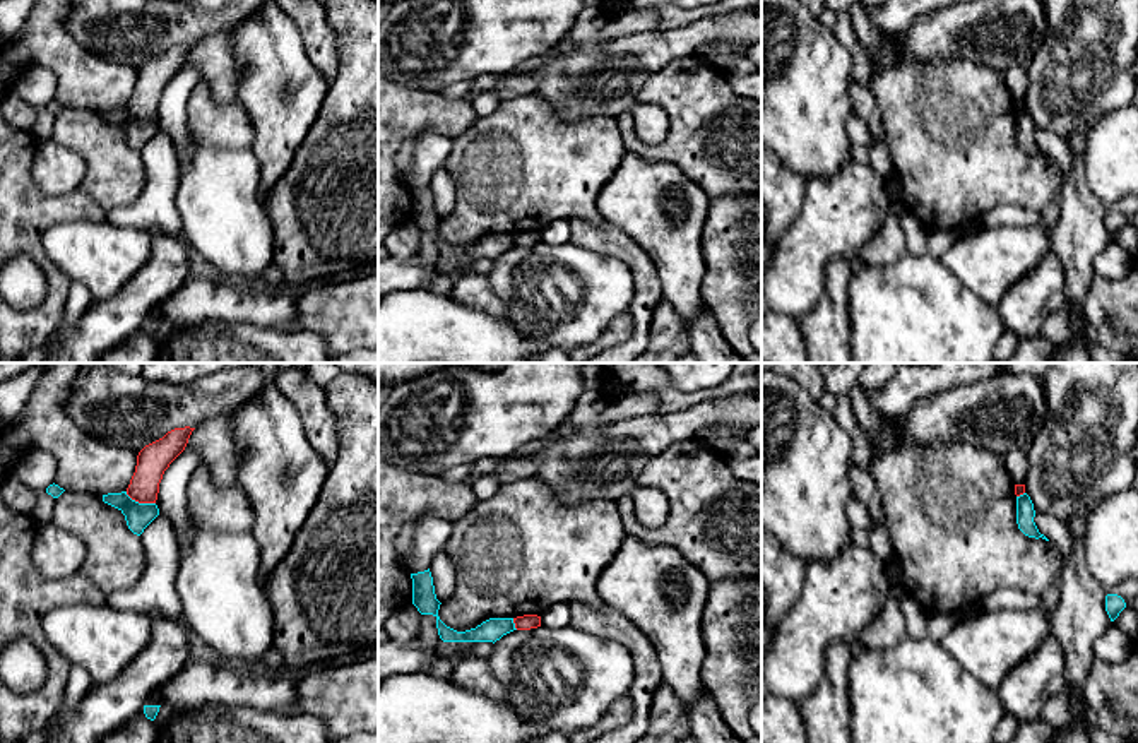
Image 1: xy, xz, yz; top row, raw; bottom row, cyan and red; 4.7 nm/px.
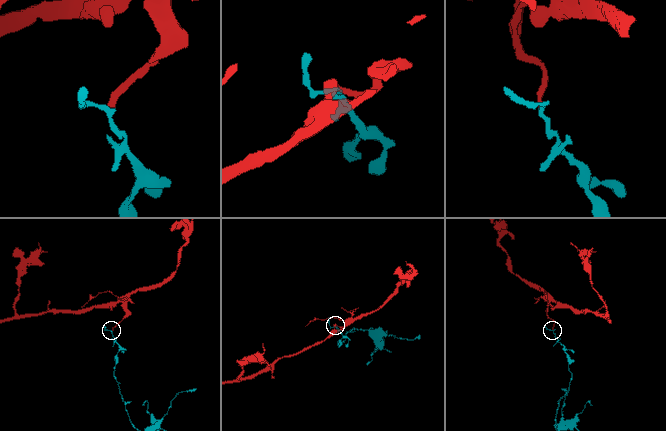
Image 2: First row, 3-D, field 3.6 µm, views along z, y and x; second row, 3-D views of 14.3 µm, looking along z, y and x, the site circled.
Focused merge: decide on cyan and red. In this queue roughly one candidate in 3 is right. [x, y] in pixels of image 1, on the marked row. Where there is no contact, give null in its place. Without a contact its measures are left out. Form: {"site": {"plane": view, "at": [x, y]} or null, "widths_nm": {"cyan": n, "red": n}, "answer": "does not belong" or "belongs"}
{"site": {"plane": "xy", "at": [141, 504]}, "widths_nm": {"cyan": 120, "red": 150}, "answer": "does not belong"}

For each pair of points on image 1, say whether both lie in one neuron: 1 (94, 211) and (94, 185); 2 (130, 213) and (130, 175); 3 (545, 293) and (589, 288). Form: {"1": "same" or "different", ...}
{"1": "different", "2": "different", "3": "same"}

